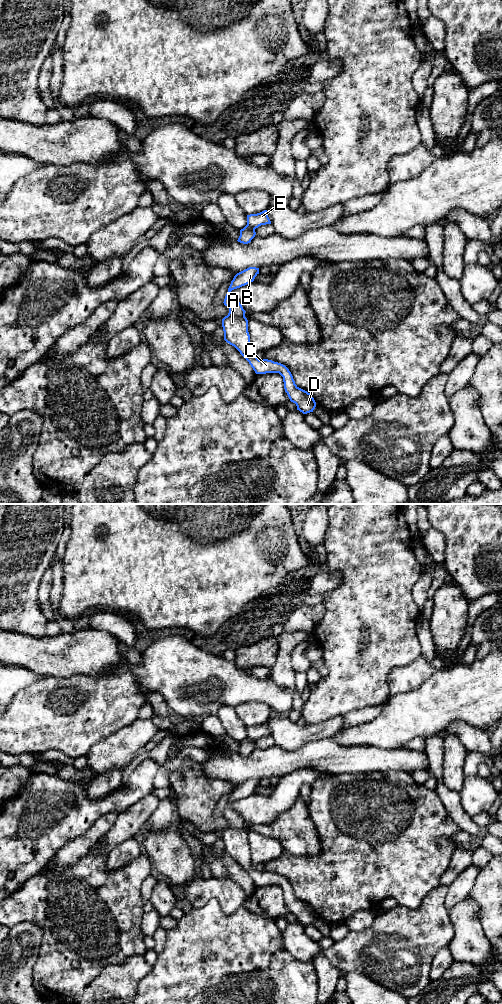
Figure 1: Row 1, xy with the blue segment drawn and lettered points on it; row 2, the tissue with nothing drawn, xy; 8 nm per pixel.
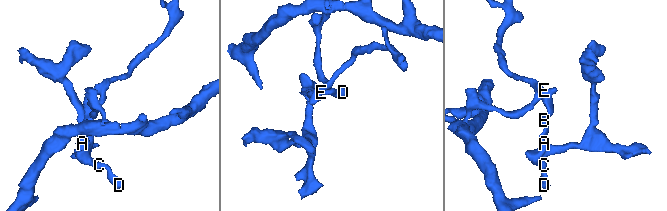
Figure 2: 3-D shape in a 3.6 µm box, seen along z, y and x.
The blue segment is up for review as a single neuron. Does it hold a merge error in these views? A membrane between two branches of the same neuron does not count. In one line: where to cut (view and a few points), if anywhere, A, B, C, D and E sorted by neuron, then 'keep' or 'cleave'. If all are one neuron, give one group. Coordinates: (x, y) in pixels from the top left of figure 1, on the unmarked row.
cut xy (246, 737), (254, 741); groups A B C D / E; cleave

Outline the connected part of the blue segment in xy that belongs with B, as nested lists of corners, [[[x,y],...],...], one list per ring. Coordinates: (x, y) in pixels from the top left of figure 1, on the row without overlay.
[[[249,779],[237,785],[231,793],[223,814],[229,820],[228,827],[222,831],[224,852],[240,864],[256,886],[279,885],[283,889],[285,904],[290,913],[296,916],[297,922],[303,926],[313,924],[316,919],[314,910],[310,905],[295,896],[289,881],[285,877],[272,872],[259,872],[250,858],[248,832],[245,829],[246,823],[240,814],[233,809],[231,803],[253,794],[258,786],[259,780]]]

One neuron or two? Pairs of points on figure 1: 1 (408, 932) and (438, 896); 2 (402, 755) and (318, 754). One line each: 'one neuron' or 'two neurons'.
1: one neuron
2: one neuron

